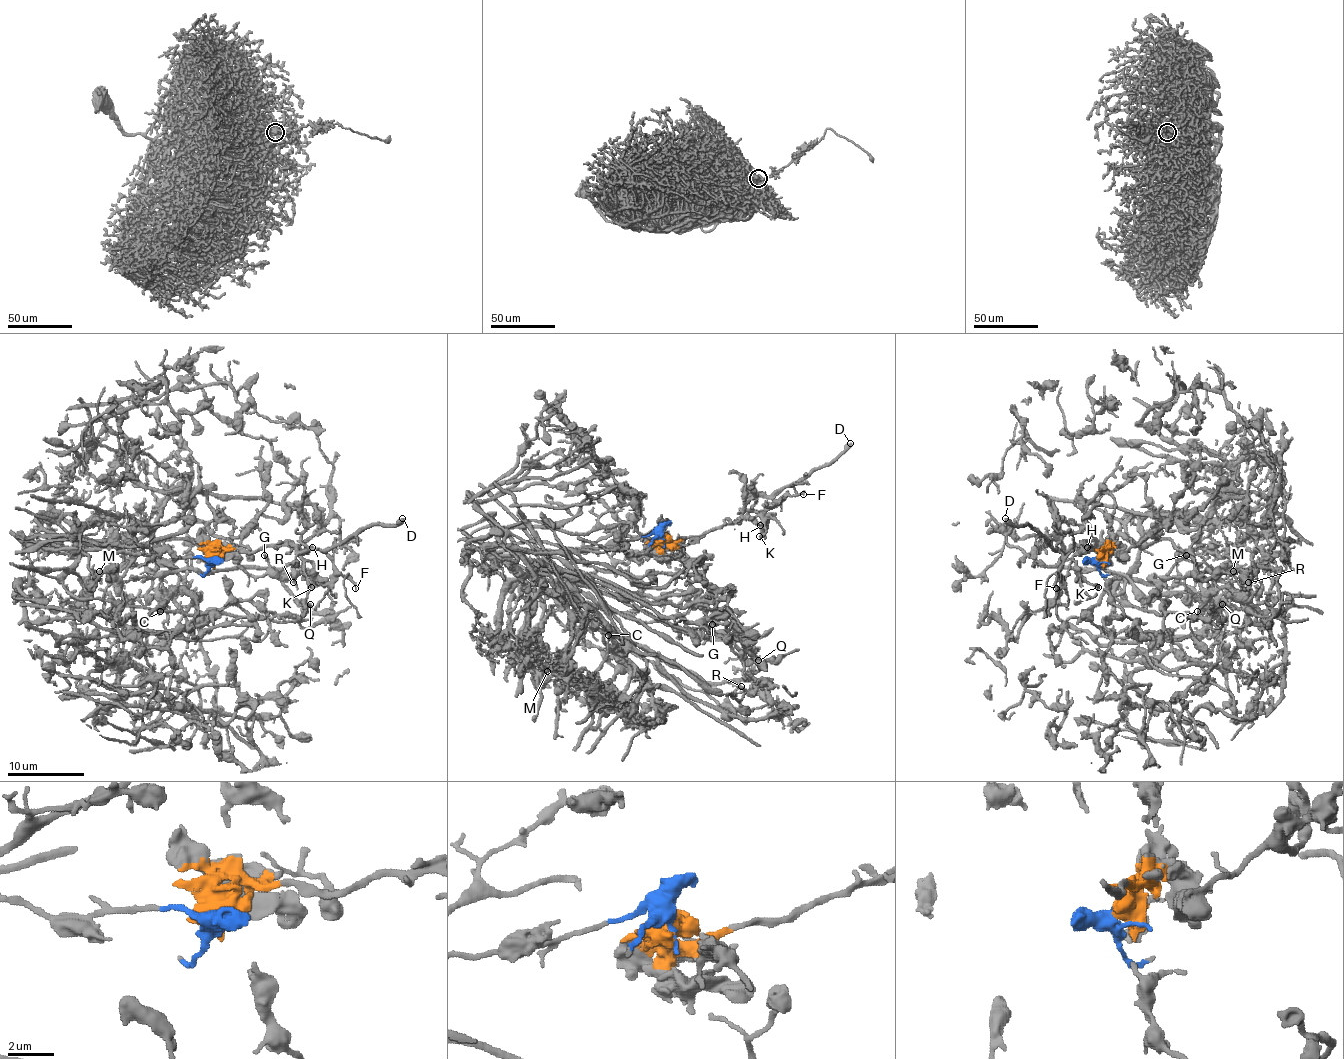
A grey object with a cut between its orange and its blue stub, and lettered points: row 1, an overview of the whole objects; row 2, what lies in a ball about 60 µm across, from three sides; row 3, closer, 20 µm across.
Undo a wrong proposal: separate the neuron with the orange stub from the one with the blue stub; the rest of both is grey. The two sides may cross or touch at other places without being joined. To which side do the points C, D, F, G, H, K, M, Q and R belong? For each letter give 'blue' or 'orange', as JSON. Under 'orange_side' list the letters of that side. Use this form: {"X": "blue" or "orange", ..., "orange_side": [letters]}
{"C": "blue", "D": "orange", "F": "orange", "G": "blue", "H": "orange", "K": "orange", "M": "blue", "Q": "blue", "R": "blue", "orange_side": ["D", "F", "H", "K"]}

